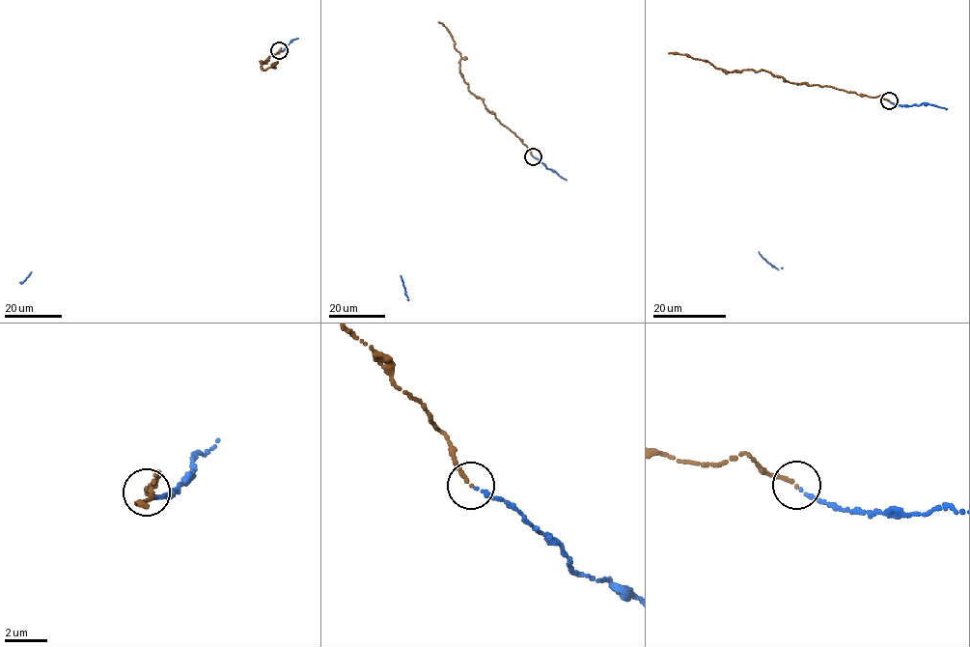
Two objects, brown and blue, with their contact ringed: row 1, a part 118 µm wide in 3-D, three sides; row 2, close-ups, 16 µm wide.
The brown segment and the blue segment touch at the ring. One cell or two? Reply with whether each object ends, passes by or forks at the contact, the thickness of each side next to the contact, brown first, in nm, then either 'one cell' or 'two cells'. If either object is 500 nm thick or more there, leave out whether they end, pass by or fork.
brown ends | blue ends | 190/190 nm | one cell

